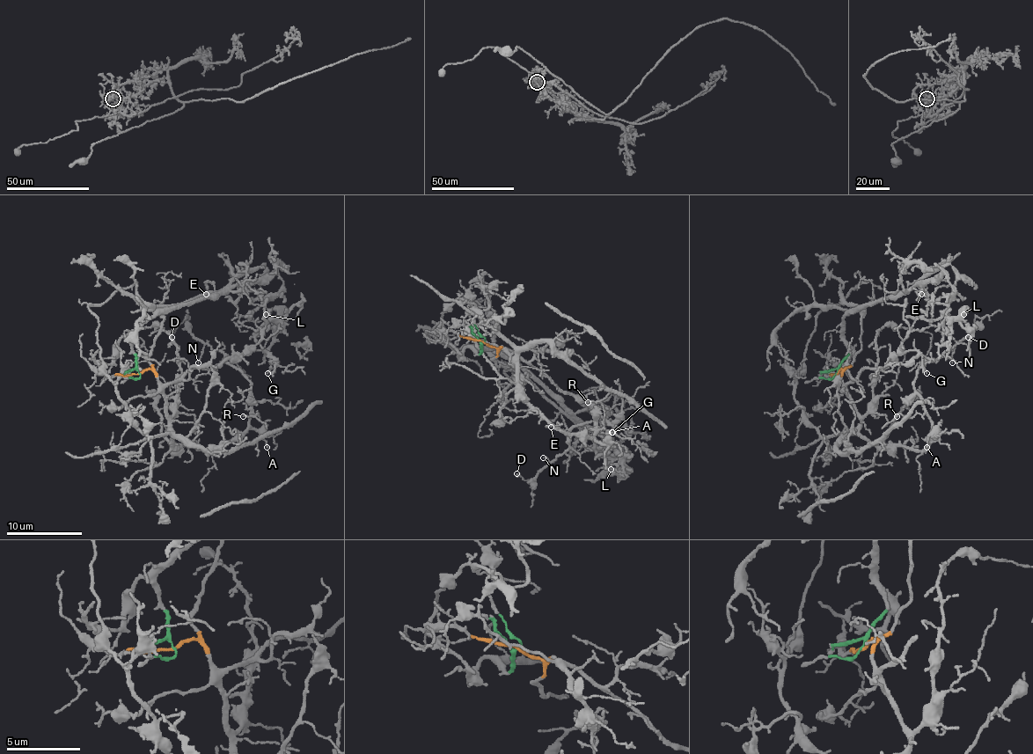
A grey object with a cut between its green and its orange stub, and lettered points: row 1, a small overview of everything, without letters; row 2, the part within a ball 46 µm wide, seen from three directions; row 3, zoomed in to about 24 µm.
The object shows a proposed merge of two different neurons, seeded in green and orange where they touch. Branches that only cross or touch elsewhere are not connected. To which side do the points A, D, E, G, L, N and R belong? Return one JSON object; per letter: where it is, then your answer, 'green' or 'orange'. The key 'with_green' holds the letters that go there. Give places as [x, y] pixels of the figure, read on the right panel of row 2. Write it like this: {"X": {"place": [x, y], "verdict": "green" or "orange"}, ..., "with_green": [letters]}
{"A": {"place": [926, 447], "verdict": "orange"}, "D": {"place": [968, 337], "verdict": "orange"}, "E": {"place": [921, 294], "verdict": "green"}, "G": {"place": [926, 373], "verdict": "orange"}, "L": {"place": [963, 314], "verdict": "green"}, "N": {"place": [952, 362], "verdict": "orange"}, "R": {"place": [897, 416], "verdict": "orange"}, "with_green": ["E", "L"]}

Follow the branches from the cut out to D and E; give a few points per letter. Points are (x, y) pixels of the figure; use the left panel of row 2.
D: (138, 374), (155, 374), (174, 446), (212, 450), (233, 442), (248, 425), (252, 384), (183, 322), (172, 338)
E: (138, 374), (130, 336), (157, 315), (168, 313), (181, 303), (212, 294), (214, 286), (208, 282), (206, 294)

